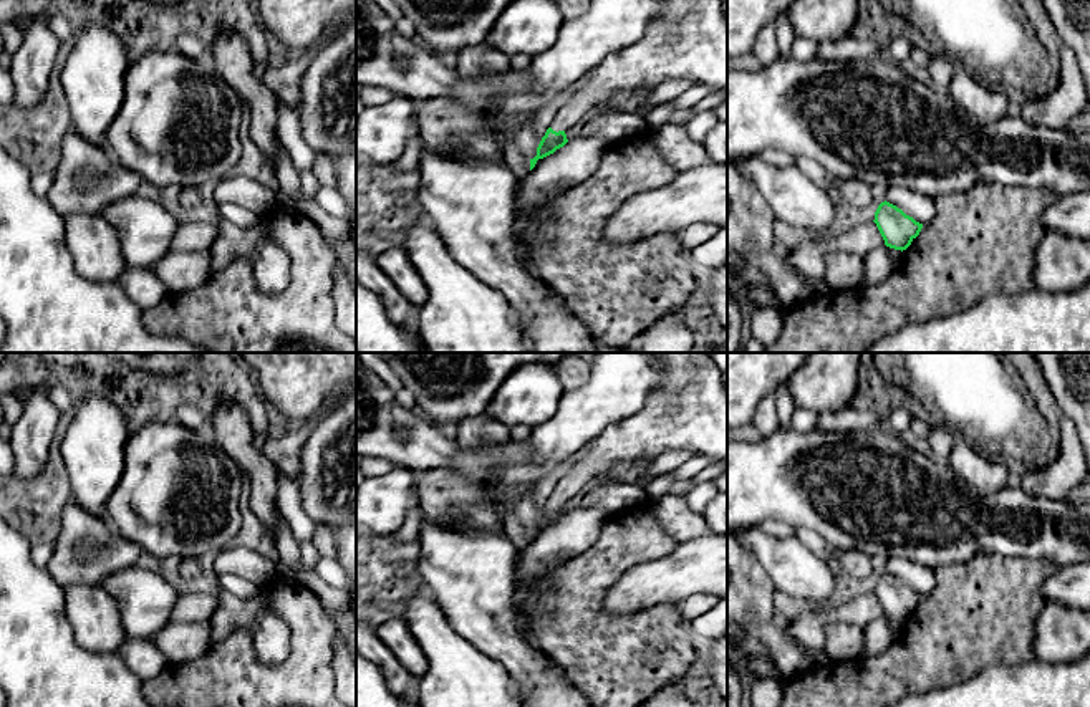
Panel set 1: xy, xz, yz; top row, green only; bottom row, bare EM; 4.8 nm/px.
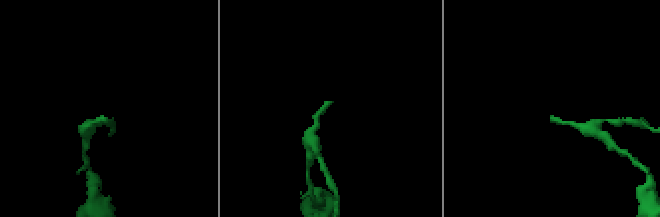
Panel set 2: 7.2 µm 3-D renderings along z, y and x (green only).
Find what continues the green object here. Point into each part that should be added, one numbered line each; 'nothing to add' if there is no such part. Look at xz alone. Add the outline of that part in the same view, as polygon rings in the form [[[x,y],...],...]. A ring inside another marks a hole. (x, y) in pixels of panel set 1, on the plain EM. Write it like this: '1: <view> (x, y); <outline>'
1: xz (688, 411); [[[648,353],[661,359],[659,387],[643,409],[610,422],[586,455],[560,480],[553,502],[567,502],[618,464],[646,469],[664,452],[686,450],[727,464],[727,386],[709,353]]]

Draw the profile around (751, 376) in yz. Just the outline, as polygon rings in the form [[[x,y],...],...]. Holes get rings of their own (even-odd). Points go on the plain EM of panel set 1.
[[[727,353],[727,429],[752,422],[759,402],[775,394],[810,353]]]

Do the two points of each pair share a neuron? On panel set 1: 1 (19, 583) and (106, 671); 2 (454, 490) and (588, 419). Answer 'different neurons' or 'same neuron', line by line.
1: same neuron
2: different neurons

